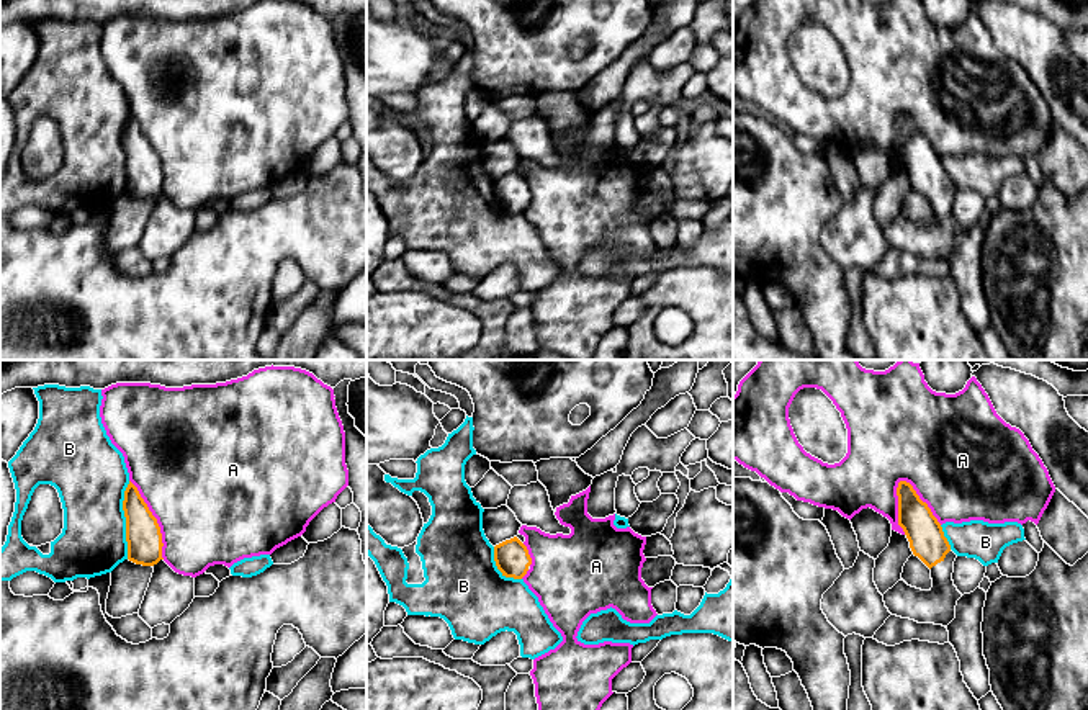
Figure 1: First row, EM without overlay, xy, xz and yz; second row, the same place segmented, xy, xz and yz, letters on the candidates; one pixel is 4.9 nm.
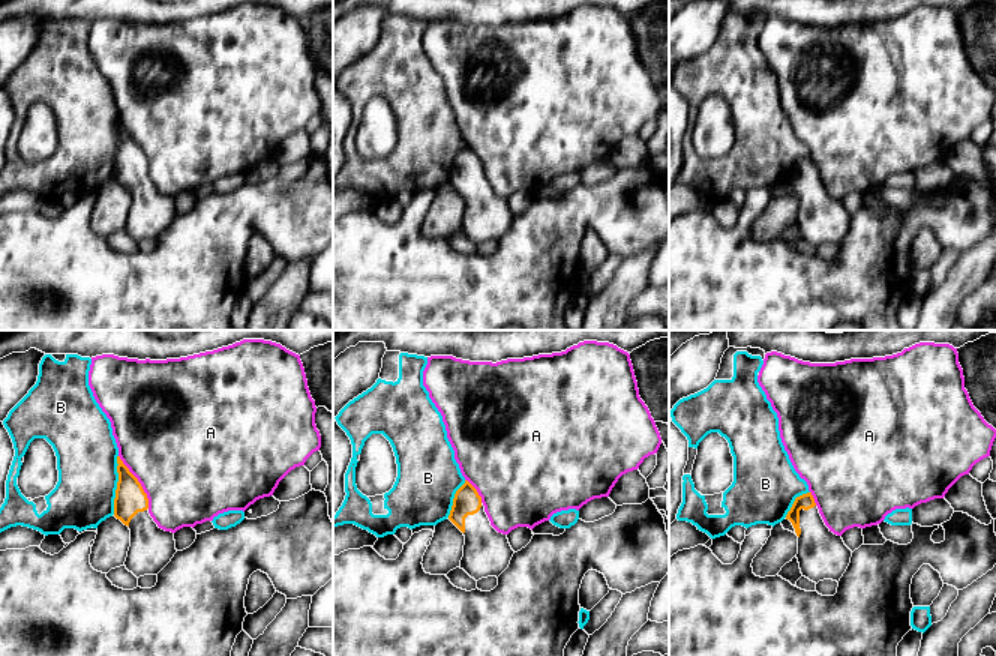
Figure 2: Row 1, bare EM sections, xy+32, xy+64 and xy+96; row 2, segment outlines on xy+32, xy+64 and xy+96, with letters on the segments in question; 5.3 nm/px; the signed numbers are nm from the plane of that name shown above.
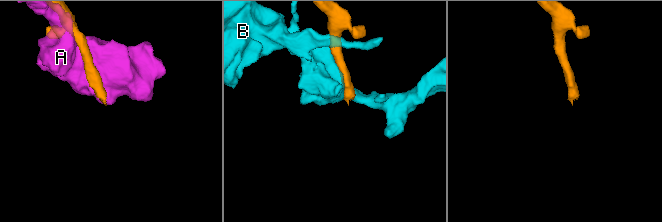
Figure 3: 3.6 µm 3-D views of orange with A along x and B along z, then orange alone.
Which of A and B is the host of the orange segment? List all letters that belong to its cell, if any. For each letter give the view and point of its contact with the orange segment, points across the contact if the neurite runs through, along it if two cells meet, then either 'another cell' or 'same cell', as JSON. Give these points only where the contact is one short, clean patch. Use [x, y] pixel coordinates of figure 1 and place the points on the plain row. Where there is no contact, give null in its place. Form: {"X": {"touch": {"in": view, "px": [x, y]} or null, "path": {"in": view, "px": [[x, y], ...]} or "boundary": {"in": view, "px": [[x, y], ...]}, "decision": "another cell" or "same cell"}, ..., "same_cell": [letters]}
{"A": {"touch": {"in": "yz", "px": [920, 133]}, "decision": "another cell"}, "B": {"touch": {"in": "xy", "px": [126, 154]}, "decision": "another cell"}, "same_cell": []}

